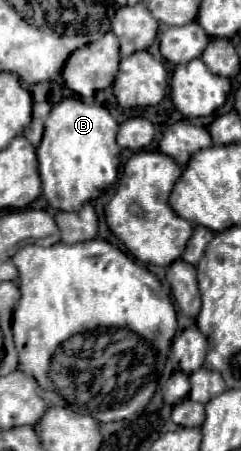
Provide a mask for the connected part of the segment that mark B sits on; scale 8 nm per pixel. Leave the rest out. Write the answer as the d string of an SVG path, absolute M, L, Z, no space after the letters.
M65 98L51 108L49 118L45 120L43 140L37 146L43 196L51 208L67 212L79 210L117 180L121 150L115 136L117 122L103 106L85 104L79 98Z

